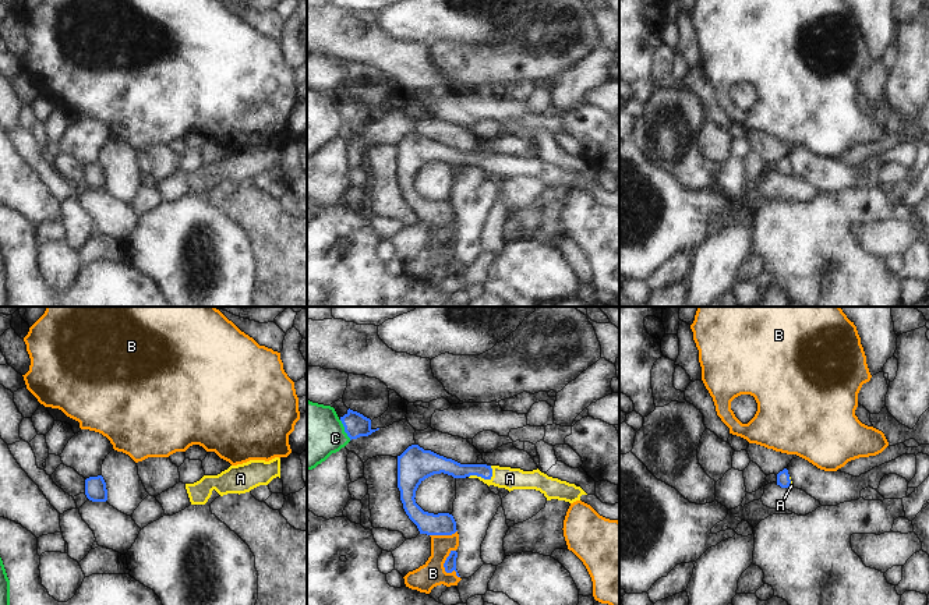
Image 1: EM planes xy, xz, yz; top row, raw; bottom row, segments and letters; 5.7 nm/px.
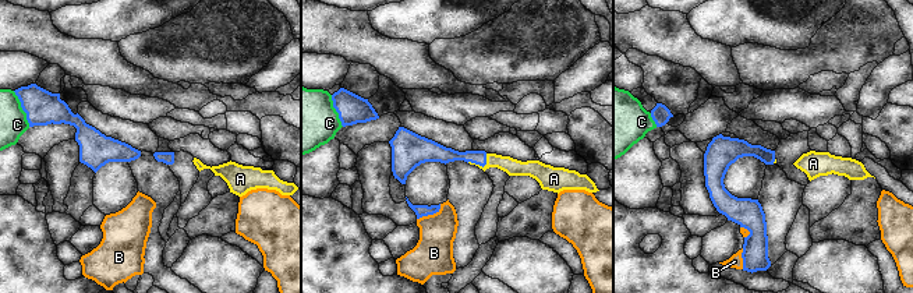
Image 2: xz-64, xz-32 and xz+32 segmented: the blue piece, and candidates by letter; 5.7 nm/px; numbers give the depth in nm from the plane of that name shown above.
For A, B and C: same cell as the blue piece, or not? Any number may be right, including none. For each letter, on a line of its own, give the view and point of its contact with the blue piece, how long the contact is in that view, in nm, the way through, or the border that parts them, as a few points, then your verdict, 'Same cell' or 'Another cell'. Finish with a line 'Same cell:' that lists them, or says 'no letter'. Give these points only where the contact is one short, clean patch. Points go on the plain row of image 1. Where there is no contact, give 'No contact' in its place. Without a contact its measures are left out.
A: Touches blue at xz (483, 165). Shared border 150 nm. Path across: xz (442, 152), (476, 158), (483, 165), (509, 166). Same cell
B: Touches blue at xz (444, 254). Shared border 180 nm. Another cell
C: Touches blue at xz (345, 117). Shared border 140 nm. Another cell
Same cell: A

